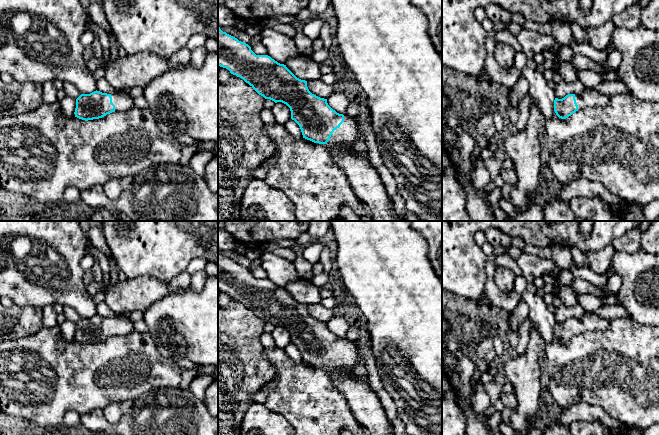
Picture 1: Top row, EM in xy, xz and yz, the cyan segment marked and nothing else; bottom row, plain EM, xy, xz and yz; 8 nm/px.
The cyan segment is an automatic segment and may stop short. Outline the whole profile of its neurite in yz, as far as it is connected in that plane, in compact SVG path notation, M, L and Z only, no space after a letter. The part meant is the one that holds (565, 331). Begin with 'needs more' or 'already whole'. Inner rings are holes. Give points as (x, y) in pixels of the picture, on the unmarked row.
needs more; M586 312L581 318L568 318L562 323L555 322L554 335L561 343L566 343L578 334L588 331L605 330L609 320L602 319L594 313Z

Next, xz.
needs more; M219 250L218 289L243 303L265 323L286 328L290 332L291 343L299 349L303 362L314 367L327 367L333 374L338 374L339 378L334 381L335 387L346 398L355 419L371 435L396 435L378 396L365 381L351 376L358 361L354 342L337 337L328 329L327 323L312 318L307 311L307 305L297 302L286 289L278 287L268 279L256 279L248 268L223 256Z

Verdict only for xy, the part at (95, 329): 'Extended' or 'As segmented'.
Extended

